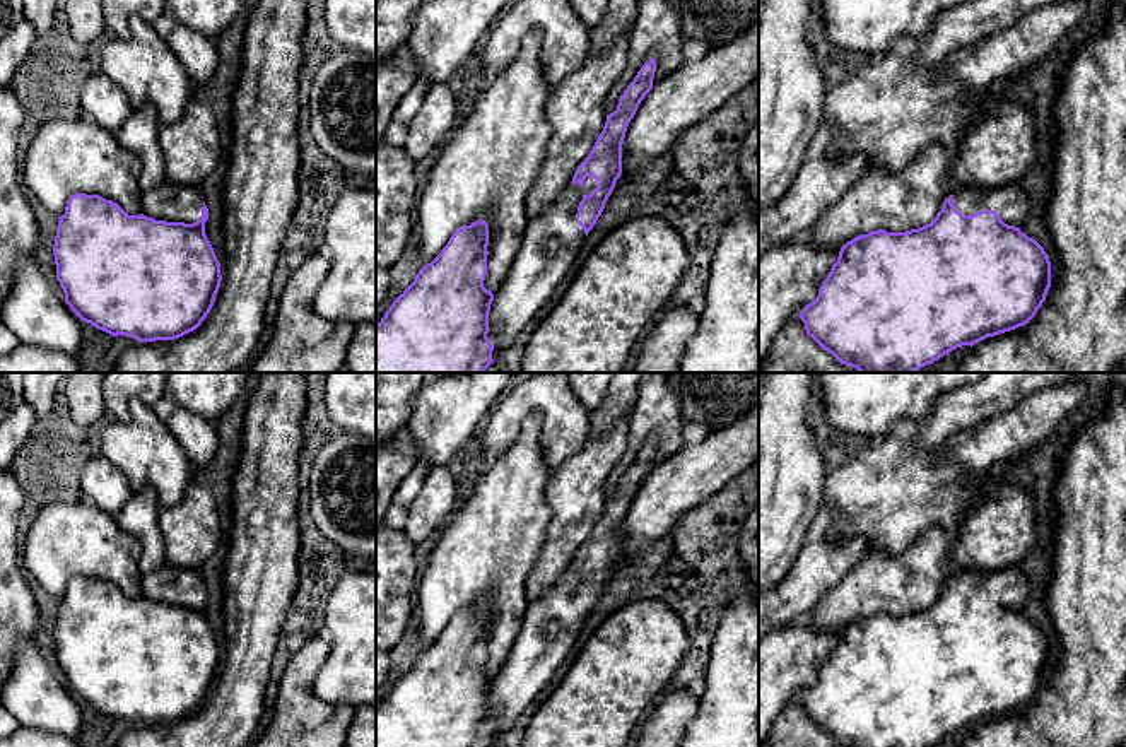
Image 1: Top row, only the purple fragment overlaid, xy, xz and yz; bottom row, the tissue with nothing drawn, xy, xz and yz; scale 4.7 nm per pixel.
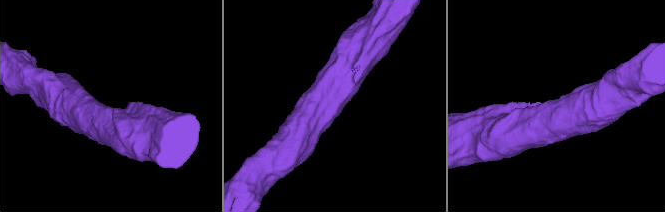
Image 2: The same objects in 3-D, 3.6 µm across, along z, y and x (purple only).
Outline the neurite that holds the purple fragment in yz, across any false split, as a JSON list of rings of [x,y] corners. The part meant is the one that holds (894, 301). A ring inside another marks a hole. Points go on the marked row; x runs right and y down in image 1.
[[[1018,185],[964,188],[945,198],[936,217],[918,229],[861,234],[842,244],[837,262],[800,318],[806,335],[841,364],[859,373],[914,373],[962,345],[974,345],[1027,325],[1046,301],[1051,262],[1044,248],[1020,226],[1029,219],[1030,195]]]

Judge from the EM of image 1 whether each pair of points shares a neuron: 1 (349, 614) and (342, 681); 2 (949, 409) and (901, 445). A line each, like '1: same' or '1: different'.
1: same
2: different

